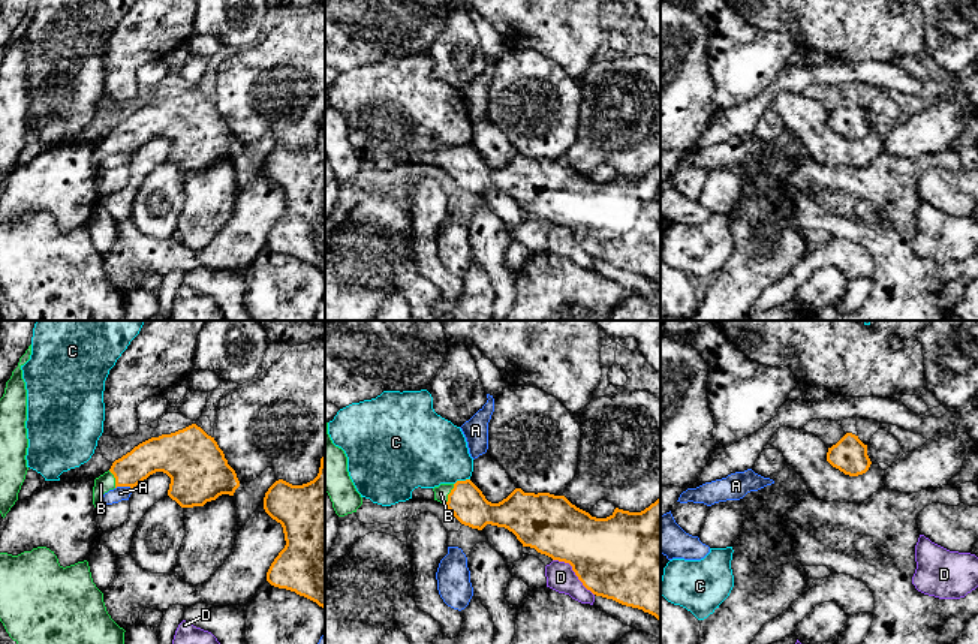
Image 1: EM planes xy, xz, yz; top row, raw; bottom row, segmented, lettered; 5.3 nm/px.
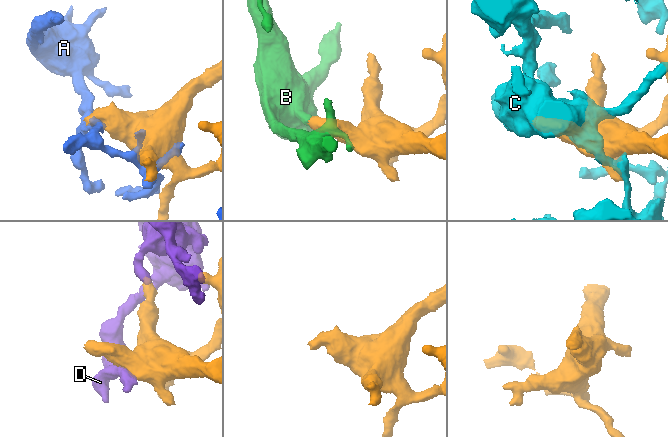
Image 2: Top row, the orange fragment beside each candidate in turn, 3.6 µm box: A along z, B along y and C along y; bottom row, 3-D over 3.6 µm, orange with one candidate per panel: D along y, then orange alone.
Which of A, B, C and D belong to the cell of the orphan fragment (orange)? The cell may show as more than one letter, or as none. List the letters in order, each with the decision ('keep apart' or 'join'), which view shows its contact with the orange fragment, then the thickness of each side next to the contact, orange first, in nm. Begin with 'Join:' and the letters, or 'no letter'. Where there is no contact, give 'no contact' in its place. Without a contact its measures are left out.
Join: B
A: keep apart; meets orange in xy; 190 nm thick on the orange side, 80 nm on the other
B: join; meets orange in xz; 200 nm thick on the orange side, 80 nm on the other
C: keep apart; meets orange in xz; 200 nm thick on the orange side, 380 nm on the other
D: keep apart; meets orange in xz; 460 nm thick on the orange side, 150 nm on the other

